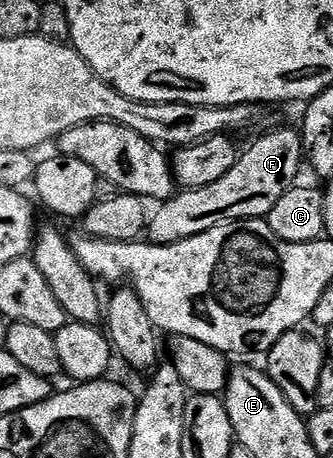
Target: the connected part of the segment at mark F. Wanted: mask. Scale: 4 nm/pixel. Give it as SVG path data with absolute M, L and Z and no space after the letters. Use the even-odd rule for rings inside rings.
M275 128L267 132L248 152L240 155L239 161L217 182L200 188L176 191L174 196L162 201L159 208L150 213L146 239L153 244L176 244L185 238L205 234L218 224L234 220L257 220L266 218L269 210L277 206L281 194L296 187L299 167L304 167L305 149L303 137L291 128Z

